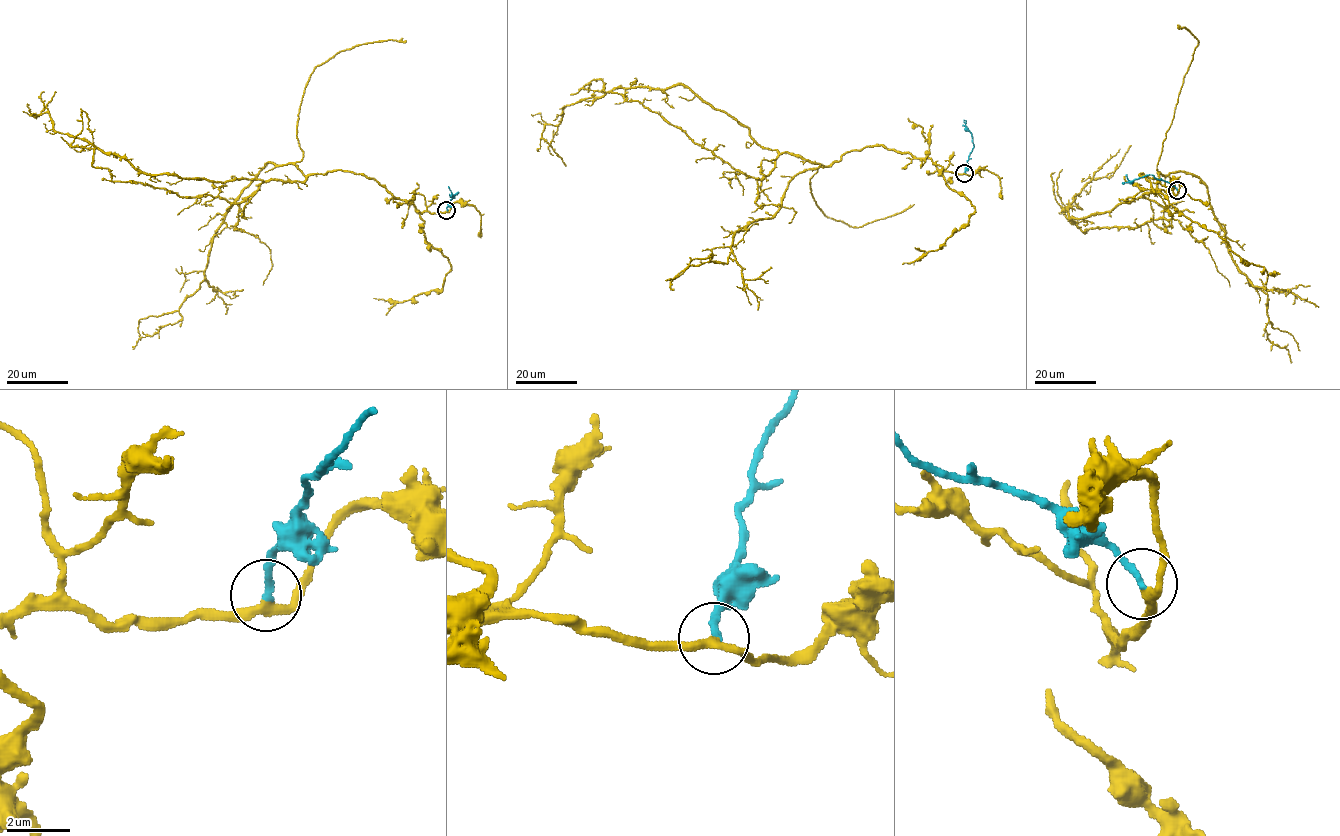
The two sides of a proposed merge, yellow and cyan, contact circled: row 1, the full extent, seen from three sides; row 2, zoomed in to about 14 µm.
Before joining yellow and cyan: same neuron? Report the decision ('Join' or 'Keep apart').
Join

